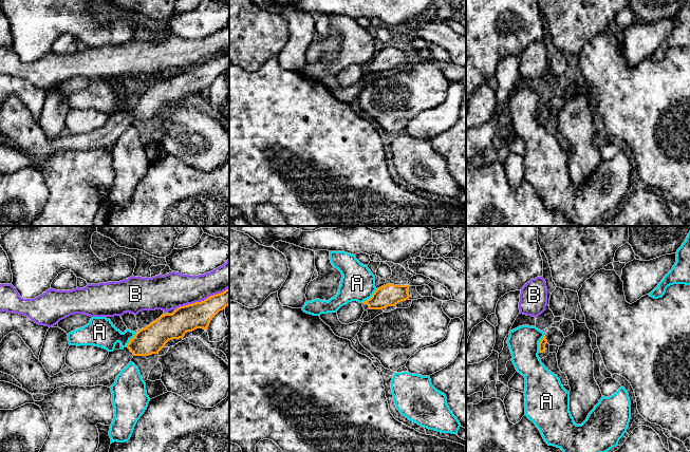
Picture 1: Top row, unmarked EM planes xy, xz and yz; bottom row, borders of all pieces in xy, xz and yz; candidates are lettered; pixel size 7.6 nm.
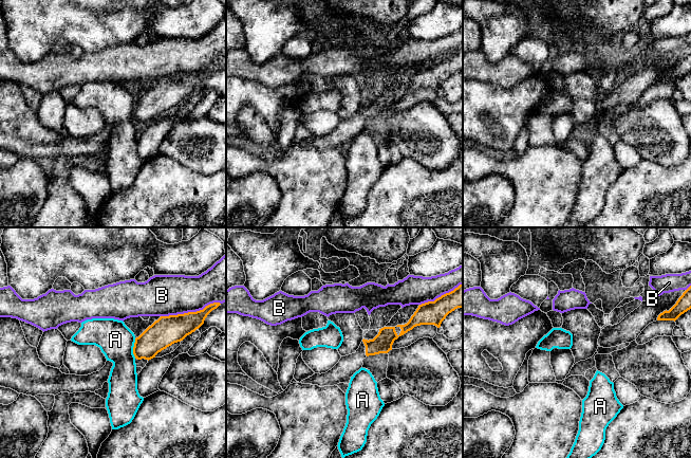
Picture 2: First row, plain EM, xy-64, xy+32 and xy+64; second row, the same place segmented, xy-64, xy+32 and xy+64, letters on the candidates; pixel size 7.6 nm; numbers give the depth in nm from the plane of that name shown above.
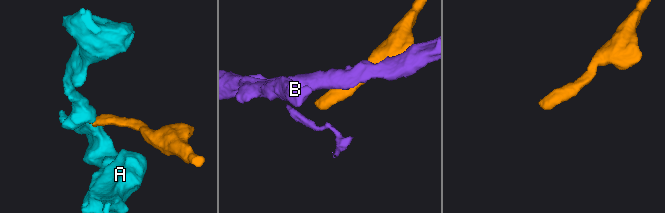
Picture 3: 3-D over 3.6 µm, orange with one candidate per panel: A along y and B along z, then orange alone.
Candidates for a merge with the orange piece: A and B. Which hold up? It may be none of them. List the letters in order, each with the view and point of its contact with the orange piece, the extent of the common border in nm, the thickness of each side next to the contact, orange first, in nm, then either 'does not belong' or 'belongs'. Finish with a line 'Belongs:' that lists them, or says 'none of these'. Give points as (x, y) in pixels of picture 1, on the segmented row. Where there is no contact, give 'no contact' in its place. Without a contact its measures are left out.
A: xz (370, 298) | 160 nm | 170/260 nm | does not belong
B: xy (202, 301) | 440 nm | 200/260 nm | does not belong
Belongs: none of these

